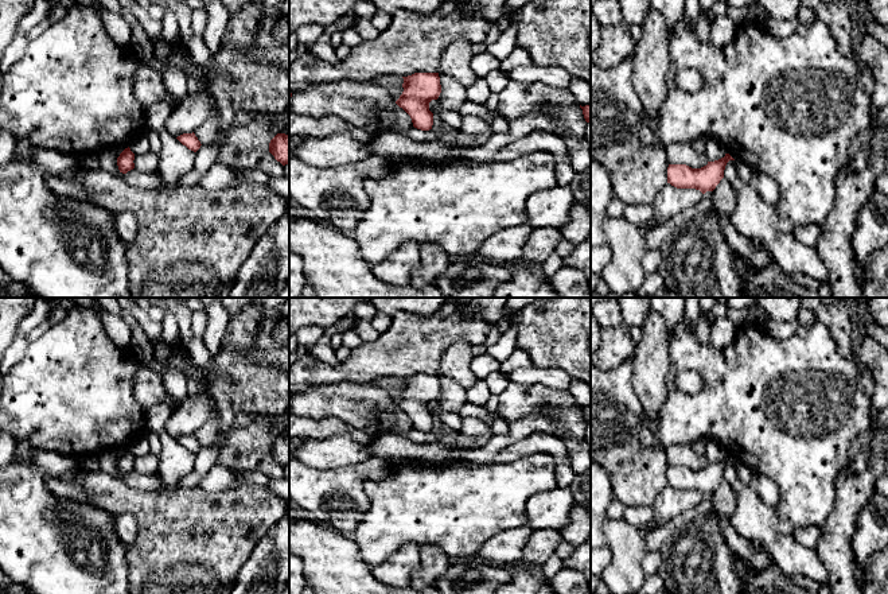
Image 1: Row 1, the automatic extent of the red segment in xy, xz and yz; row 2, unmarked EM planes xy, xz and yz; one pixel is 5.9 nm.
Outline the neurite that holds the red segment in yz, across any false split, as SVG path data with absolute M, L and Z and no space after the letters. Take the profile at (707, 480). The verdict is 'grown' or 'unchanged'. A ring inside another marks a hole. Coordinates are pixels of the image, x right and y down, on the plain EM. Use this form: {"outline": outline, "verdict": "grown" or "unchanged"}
{"outline": "M729 455L724 459L708 463L701 470L692 470L686 466L669 466L667 485L677 490L696 490L702 496L713 493L724 480L724 471L729 462L735 462Z", "verdict": "unchanged"}

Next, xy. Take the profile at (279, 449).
{"outline": "M277 435L269 444L269 454L283 467L289 465L289 436Z", "verdict": "unchanged"}

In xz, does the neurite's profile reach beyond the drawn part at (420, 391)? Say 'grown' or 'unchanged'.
unchanged

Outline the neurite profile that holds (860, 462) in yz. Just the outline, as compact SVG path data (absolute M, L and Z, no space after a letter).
M862 450L856 454L856 457L849 461L848 469L853 473L861 473L864 471L872 461L872 454L868 450Z

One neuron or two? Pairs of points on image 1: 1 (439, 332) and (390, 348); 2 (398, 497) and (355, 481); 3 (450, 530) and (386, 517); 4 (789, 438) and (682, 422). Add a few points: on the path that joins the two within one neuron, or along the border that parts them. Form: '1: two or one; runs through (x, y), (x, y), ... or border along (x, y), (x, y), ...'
1: one; runs through (427, 337), (408, 348), (402, 348)
2: two; border along (390, 465), (384, 478), (365, 482), (365, 516)
3: one; runs through (433, 517), (402, 517)
4: one; runs through (762, 420), (709, 420)

